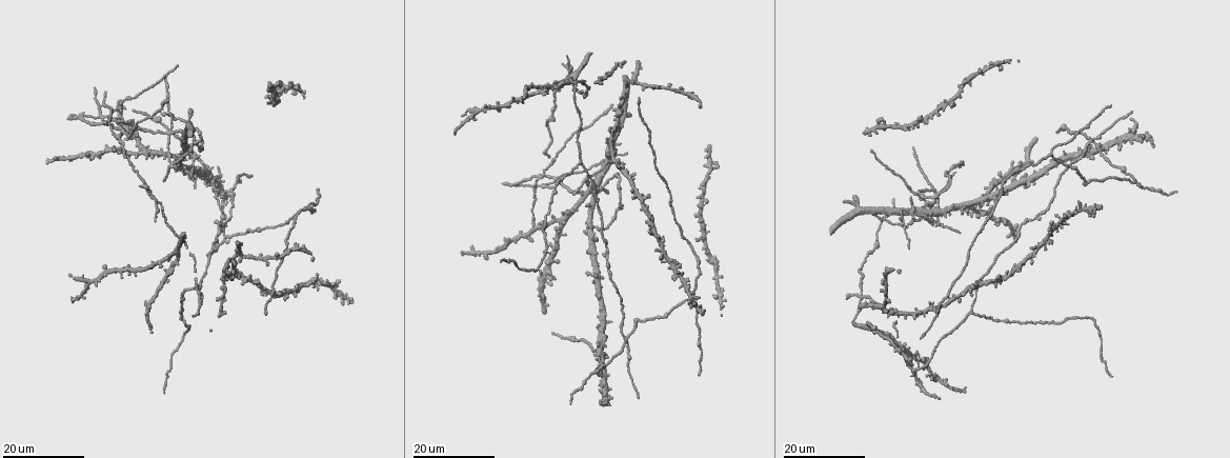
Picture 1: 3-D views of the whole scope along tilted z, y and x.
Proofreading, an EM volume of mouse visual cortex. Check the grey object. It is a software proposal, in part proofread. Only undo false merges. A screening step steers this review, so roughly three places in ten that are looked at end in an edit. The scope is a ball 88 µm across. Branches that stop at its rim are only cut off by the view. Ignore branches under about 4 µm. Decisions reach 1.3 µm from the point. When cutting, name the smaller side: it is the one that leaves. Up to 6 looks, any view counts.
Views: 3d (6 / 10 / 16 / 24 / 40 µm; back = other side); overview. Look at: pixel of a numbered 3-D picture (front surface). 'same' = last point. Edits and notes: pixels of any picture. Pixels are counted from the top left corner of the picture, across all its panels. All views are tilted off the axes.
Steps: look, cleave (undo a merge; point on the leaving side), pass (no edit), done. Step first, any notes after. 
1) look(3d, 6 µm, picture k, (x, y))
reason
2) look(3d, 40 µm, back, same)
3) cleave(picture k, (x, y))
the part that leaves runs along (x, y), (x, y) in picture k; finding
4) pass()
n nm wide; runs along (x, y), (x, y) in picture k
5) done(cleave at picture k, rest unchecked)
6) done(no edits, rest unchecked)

look(3d, 16 µm, picture 1, (877, 245))
three-way junction

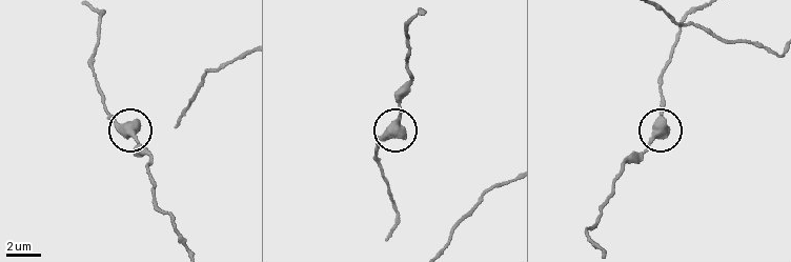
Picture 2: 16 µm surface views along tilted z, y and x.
look(3d, 6 µm, picture 2, (391, 126))

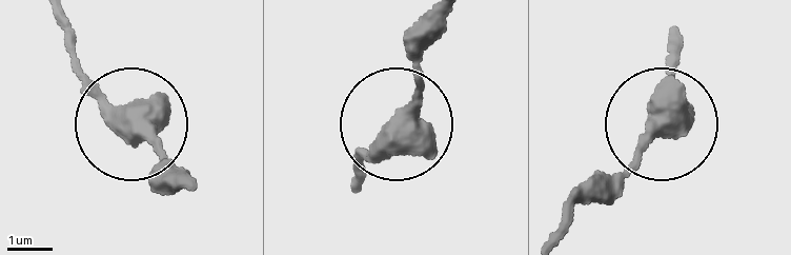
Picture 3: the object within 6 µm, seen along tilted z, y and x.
pass()
400 nm wide; one neuron here

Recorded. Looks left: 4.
look(3d, 24 µm, picture 1, (153, 195))

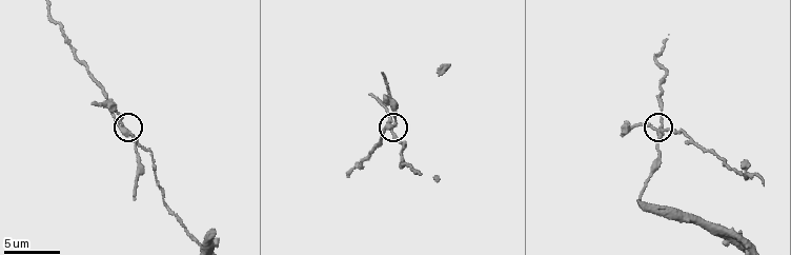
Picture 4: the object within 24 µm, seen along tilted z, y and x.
look(3d, 10 µm, picture 4, (127, 132))

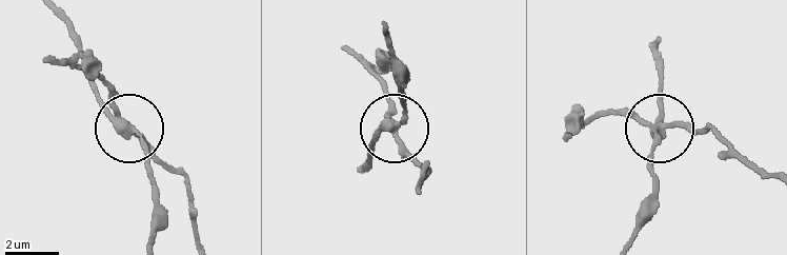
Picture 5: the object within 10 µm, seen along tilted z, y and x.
pass()
260 nm wide; runs along (357, 170), (375, 134), (402, 118), (406, 100) in picture 5; continuous, no second neuron

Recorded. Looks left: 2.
look(3d, 24 µm, picture 1, (173, 253))

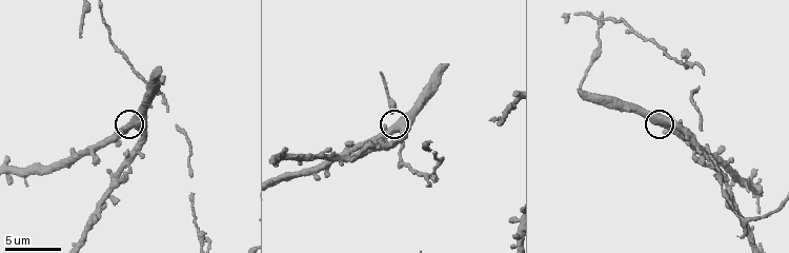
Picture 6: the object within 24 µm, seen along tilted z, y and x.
look(3d, 10 µm, picture 6, (132, 124))
zoom in

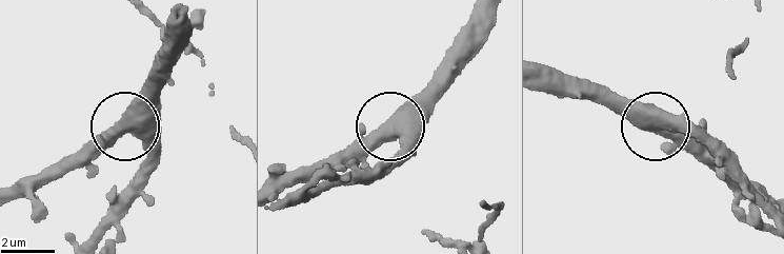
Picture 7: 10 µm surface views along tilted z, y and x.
pass()
500 nm wide; one neuron here

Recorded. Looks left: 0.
done(no edits, rest unchecked)

